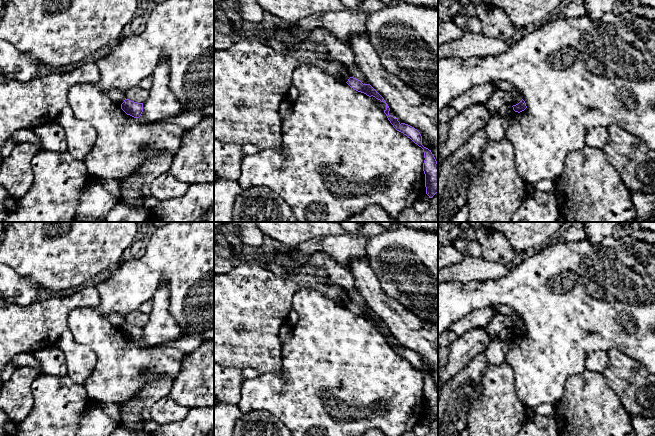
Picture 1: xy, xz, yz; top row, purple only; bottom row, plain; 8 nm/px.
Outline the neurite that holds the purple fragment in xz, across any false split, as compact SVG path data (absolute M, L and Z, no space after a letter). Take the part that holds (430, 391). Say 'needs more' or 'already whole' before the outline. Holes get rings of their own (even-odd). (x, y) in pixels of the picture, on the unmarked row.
already whole; M350 301L346 307L354 314L364 317L369 321L373 320L381 326L384 326L386 328L386 333L384 334L384 337L386 338L388 344L393 349L393 351L397 355L406 359L415 368L423 373L425 382L423 387L423 395L425 398L426 418L429 420L429 422L432 422L438 416L438 387L431 374L422 369L422 360L420 356L408 348L400 347L398 345L398 342L394 342L393 340L391 340L389 338L390 332L388 328L370 308L363 308L360 304L353 301Z

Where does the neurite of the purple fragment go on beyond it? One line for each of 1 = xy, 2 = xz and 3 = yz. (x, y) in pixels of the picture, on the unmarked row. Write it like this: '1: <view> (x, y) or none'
1: none
2: none
3: none

